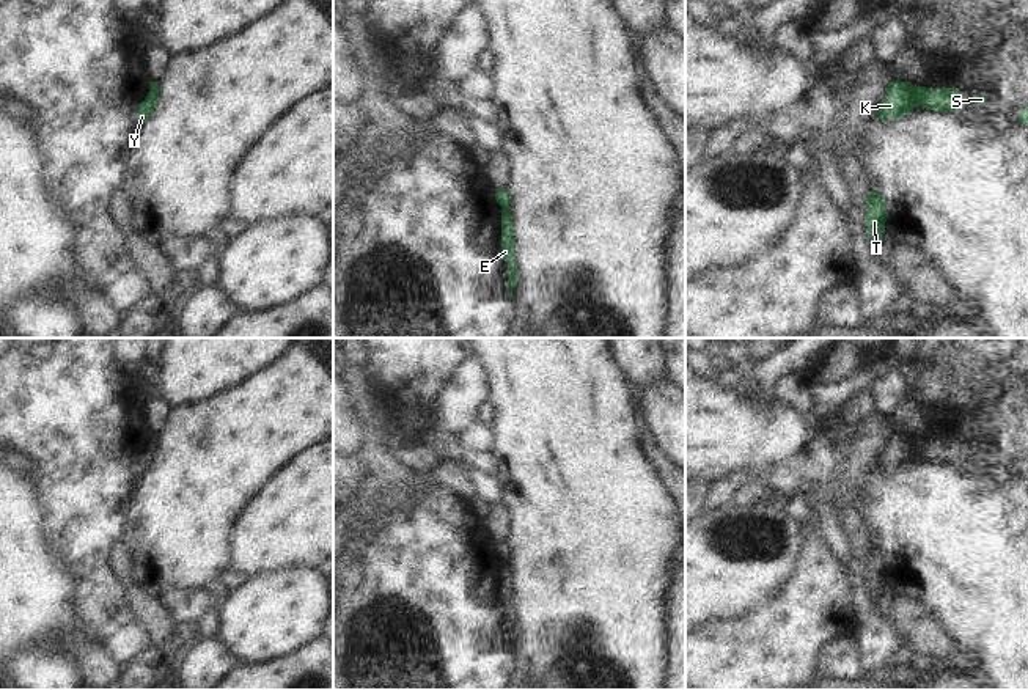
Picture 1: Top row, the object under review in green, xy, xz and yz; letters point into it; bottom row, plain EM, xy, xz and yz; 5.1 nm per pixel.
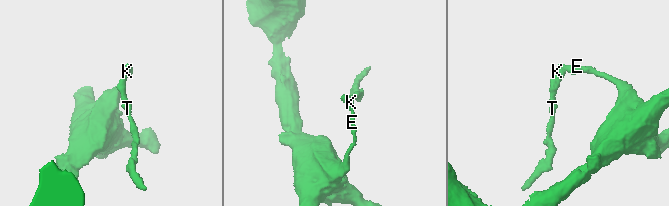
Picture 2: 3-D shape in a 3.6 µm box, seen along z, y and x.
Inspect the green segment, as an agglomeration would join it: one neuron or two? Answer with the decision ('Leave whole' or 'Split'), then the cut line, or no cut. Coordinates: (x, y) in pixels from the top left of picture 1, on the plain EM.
Split. Split along yz (903, 434), (914, 459).

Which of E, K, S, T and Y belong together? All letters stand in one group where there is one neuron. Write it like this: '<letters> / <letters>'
E S / K T Y

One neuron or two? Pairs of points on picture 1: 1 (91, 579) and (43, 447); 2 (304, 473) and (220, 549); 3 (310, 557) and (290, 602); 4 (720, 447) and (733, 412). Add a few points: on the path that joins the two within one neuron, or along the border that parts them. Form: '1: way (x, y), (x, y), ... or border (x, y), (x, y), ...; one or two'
1: way (85, 546), (85, 489), (76, 480); one
2: border (250, 505), (236, 524), (231, 568); two
3: border (316, 568), (290, 566), (269, 572); two
4: way (720, 439), (720, 425), (725, 420); one

